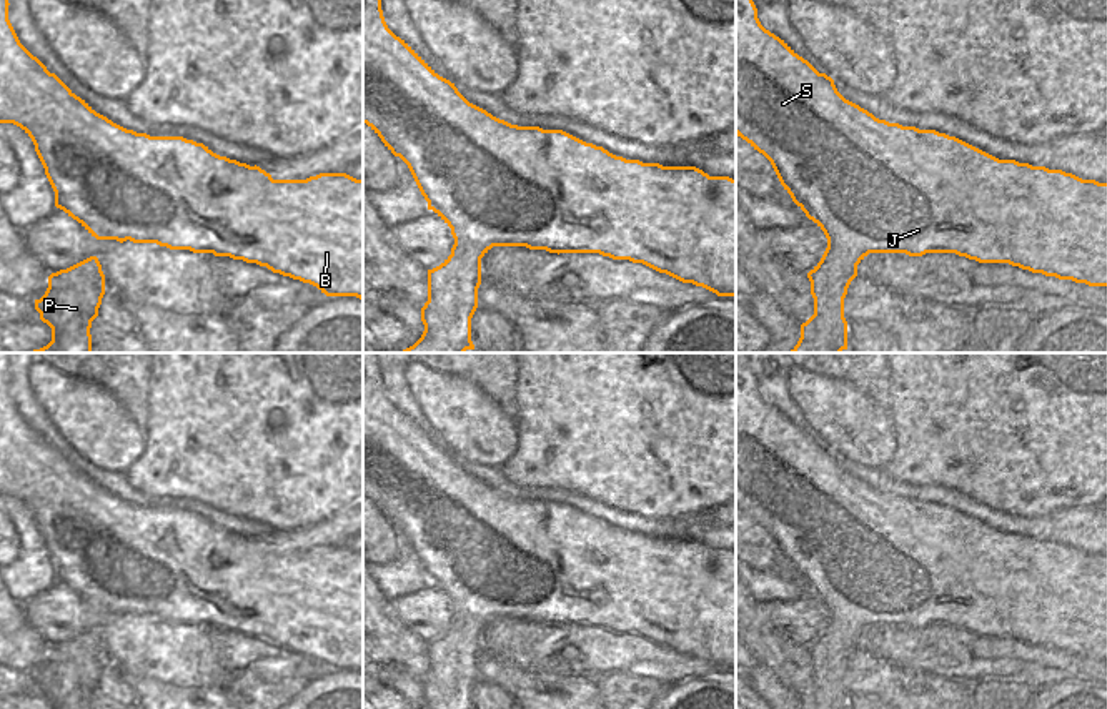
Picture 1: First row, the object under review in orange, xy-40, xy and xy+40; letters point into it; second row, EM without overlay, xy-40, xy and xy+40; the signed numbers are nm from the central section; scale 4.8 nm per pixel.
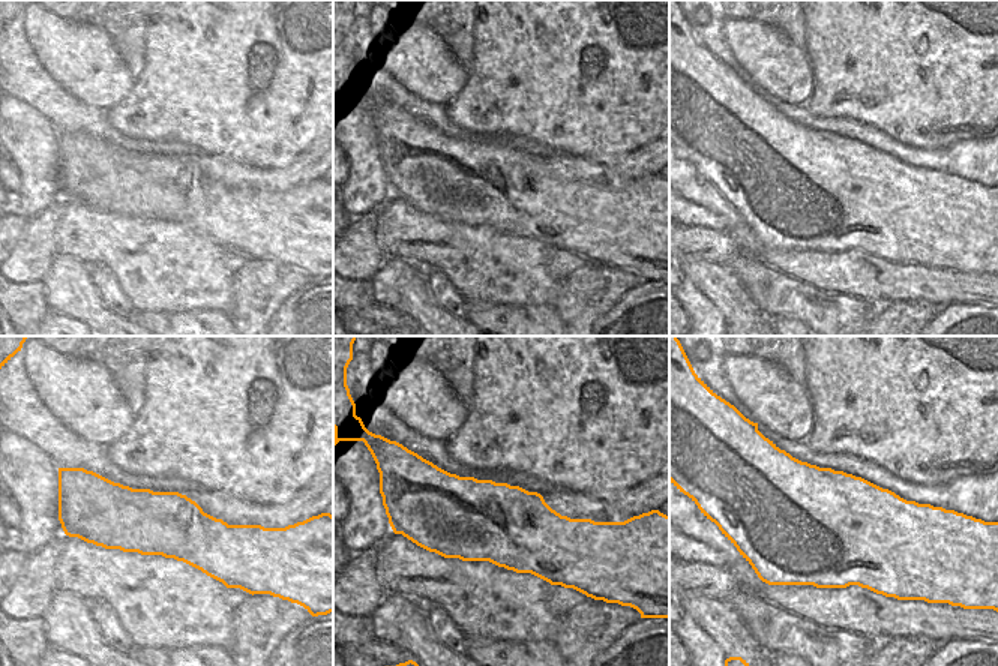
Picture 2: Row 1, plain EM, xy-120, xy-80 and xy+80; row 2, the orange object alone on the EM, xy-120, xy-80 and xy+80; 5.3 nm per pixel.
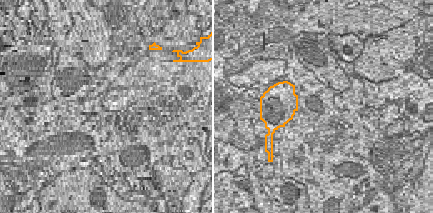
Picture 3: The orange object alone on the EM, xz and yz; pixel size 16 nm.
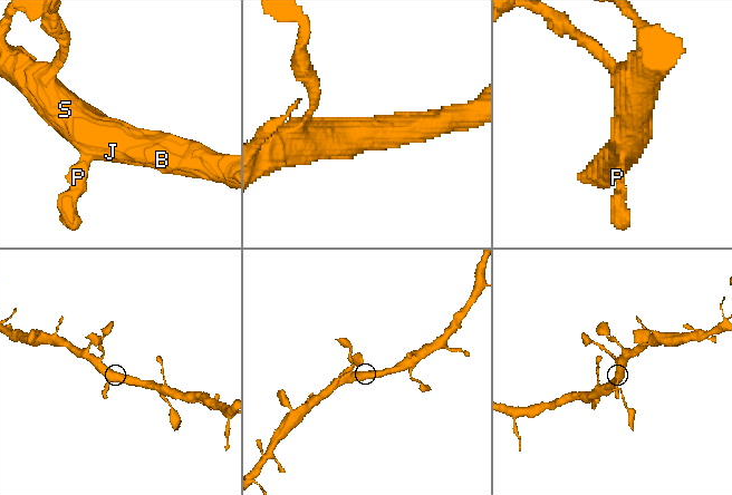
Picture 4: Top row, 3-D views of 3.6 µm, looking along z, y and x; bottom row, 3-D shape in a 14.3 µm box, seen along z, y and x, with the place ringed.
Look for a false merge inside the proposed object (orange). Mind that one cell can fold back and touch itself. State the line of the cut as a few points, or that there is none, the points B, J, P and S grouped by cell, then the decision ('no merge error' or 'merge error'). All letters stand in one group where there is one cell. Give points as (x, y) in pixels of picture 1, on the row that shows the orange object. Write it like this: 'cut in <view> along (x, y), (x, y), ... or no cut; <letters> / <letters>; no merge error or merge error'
no cut; B J P S; no merge error

